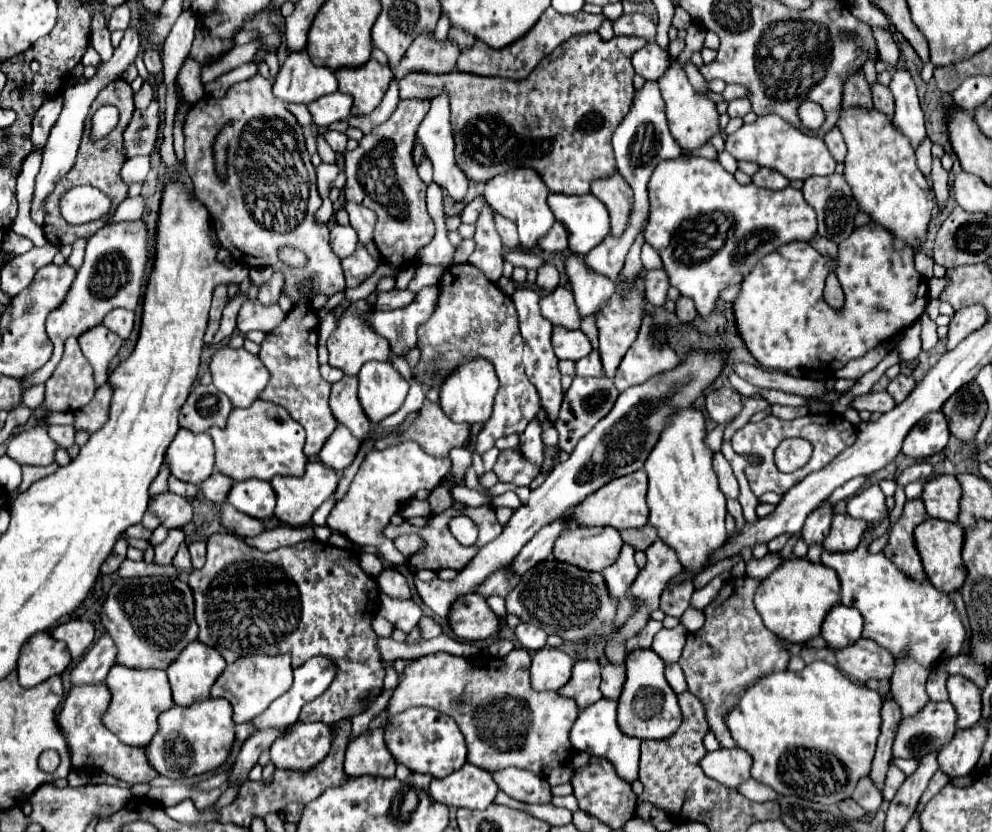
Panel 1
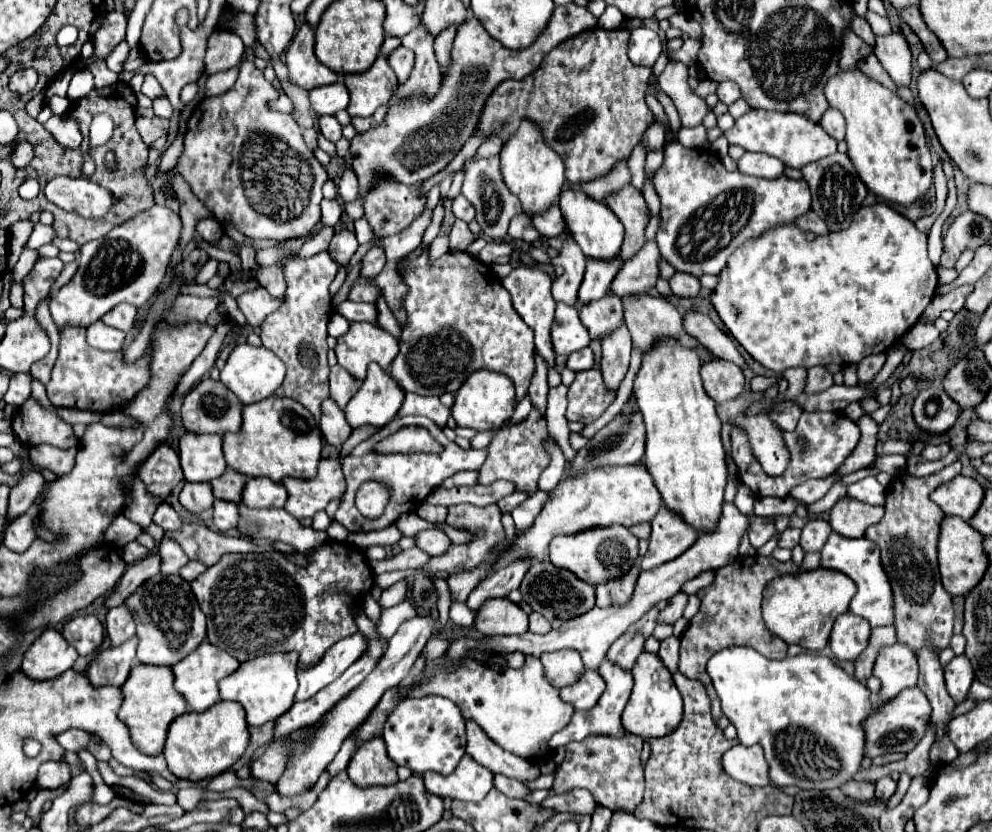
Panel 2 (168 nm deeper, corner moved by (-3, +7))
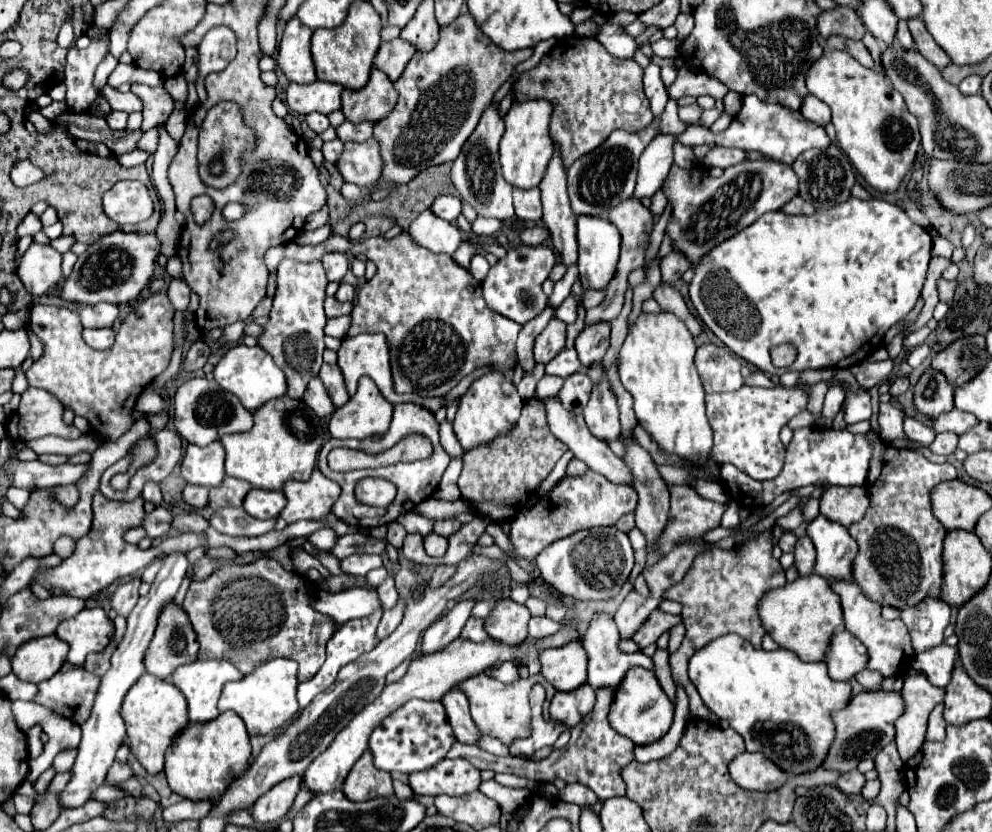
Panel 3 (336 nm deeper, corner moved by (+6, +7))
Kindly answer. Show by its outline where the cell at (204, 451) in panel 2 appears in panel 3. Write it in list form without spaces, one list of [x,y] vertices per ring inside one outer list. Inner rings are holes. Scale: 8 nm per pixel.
[[[211,442],[203,448],[191,444],[181,460],[181,474],[189,484],[215,488],[225,478],[223,460],[225,448],[221,442]]]

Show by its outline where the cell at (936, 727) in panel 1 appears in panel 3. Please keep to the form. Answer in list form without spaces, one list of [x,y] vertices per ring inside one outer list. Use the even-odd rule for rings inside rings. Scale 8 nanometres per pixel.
[[[861,692],[855,694],[841,712],[833,712],[835,740],[827,752],[823,764],[825,770],[849,772],[865,758],[875,758],[883,746],[887,746],[895,736],[895,720],[903,714],[901,692]]]

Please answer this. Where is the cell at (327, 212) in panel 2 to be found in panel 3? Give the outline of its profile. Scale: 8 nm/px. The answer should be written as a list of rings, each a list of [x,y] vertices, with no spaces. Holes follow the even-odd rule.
[[[323,226],[323,228],[313,230],[313,232],[301,232],[299,236],[301,236],[301,244],[319,244],[327,236],[331,236],[331,228],[329,226]]]

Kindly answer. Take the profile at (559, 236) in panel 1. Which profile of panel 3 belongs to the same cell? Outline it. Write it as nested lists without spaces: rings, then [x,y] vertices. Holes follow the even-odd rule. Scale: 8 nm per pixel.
[[[513,188],[513,206],[515,206],[515,216],[523,222],[537,222],[543,216],[539,188],[529,188],[529,190]]]

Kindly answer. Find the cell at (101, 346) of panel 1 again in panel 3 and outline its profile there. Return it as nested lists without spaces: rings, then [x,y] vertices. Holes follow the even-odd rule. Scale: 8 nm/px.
[[[99,328],[99,330],[83,330],[83,340],[95,348],[95,350],[107,350],[115,342],[115,332],[111,328]]]

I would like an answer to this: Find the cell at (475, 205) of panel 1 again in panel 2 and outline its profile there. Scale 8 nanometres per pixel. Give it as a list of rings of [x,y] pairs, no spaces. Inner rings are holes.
[[[462,194],[454,198],[454,202],[452,202],[452,212],[454,212],[456,218],[460,218],[460,220],[464,220],[464,222],[474,220],[474,208],[472,208],[472,204],[470,204]]]

